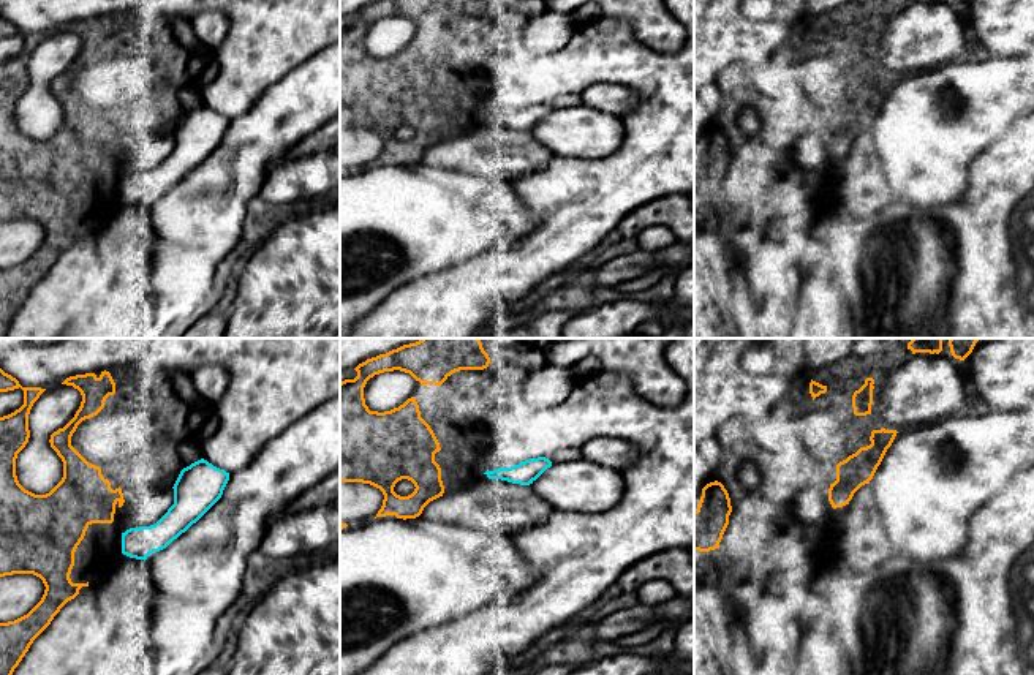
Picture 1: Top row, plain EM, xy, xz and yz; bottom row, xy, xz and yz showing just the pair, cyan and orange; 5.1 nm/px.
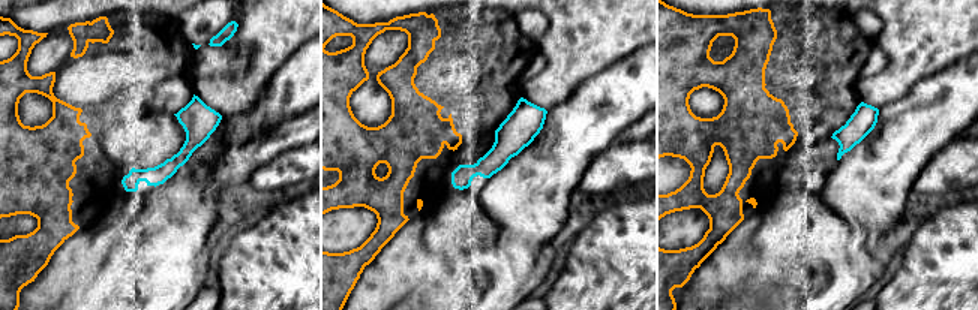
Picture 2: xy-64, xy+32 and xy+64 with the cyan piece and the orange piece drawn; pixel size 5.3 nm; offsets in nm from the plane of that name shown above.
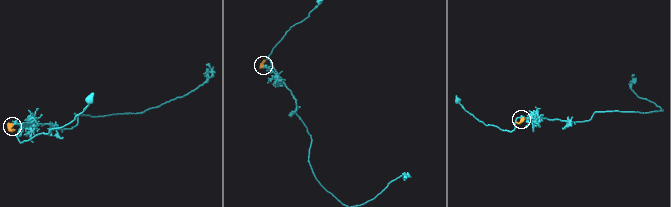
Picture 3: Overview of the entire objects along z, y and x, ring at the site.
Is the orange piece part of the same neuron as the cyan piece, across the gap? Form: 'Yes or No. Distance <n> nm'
No. Distance 80 nm

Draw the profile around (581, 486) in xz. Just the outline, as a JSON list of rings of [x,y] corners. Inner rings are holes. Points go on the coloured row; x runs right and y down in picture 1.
[[[587,460],[552,463],[530,488],[553,509],[566,512],[604,512],[623,496],[621,471]]]

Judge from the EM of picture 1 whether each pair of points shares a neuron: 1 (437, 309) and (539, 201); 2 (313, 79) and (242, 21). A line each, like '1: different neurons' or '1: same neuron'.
1: same neuron
2: different neurons

